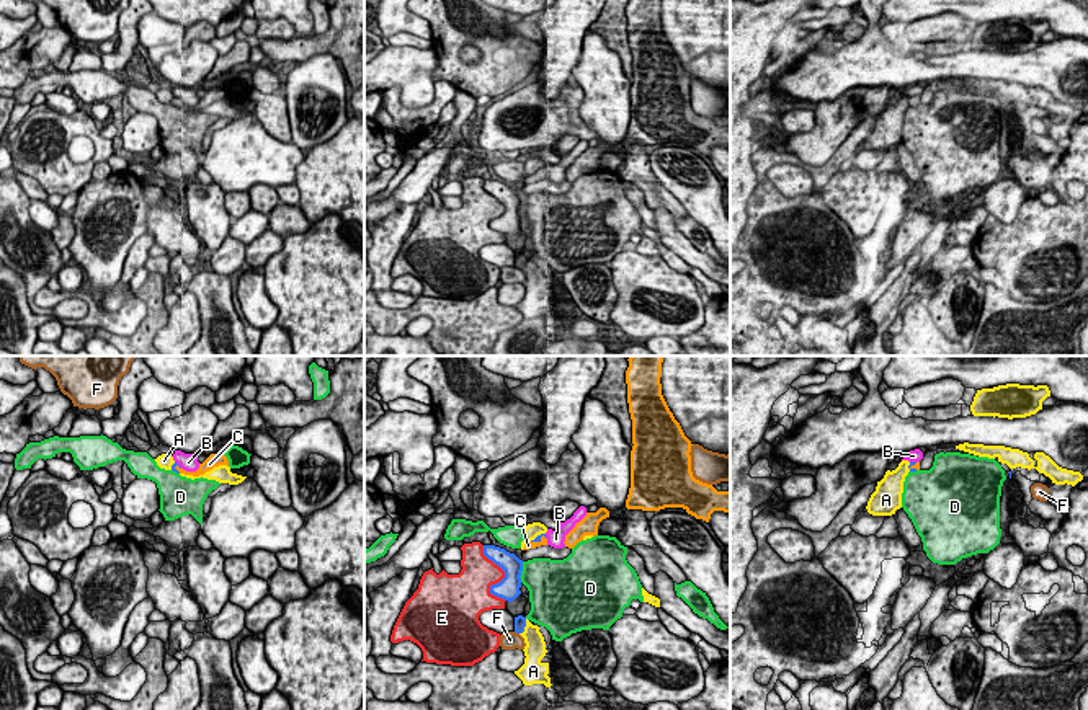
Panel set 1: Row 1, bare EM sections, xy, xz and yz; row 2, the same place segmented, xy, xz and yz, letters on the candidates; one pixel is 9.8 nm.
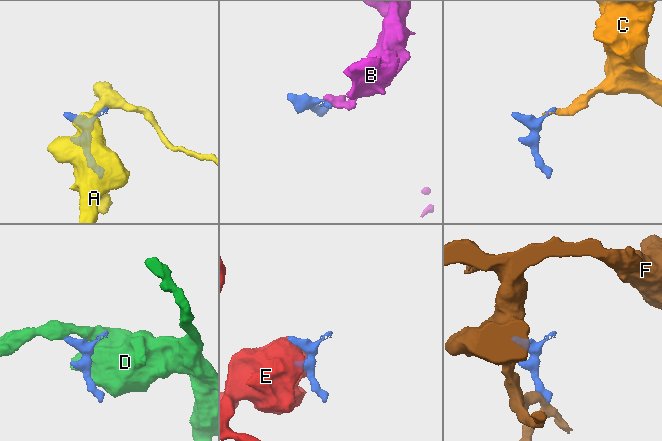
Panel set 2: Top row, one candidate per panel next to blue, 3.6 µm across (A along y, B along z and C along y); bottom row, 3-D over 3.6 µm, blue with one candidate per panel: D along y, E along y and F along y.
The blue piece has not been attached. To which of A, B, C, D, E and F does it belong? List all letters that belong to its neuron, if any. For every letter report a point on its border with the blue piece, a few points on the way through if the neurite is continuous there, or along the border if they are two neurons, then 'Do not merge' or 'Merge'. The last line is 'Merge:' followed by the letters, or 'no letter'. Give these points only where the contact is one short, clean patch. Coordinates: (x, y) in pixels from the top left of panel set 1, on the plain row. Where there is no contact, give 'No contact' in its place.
A: Touches blue at xz (525, 260). Do not merge
B: Touches blue at xy (177, 98). Do not merge
C: Touches blue at xz (538, 175). Merge
D: Touches blue at xz (521, 204). Do not merge
E: Touches blue at xz (505, 211). Do not merge
F: Touches blue at xz (517, 266). Boundary: xz (515, 265), (518, 268). Do not merge
Merge: C

